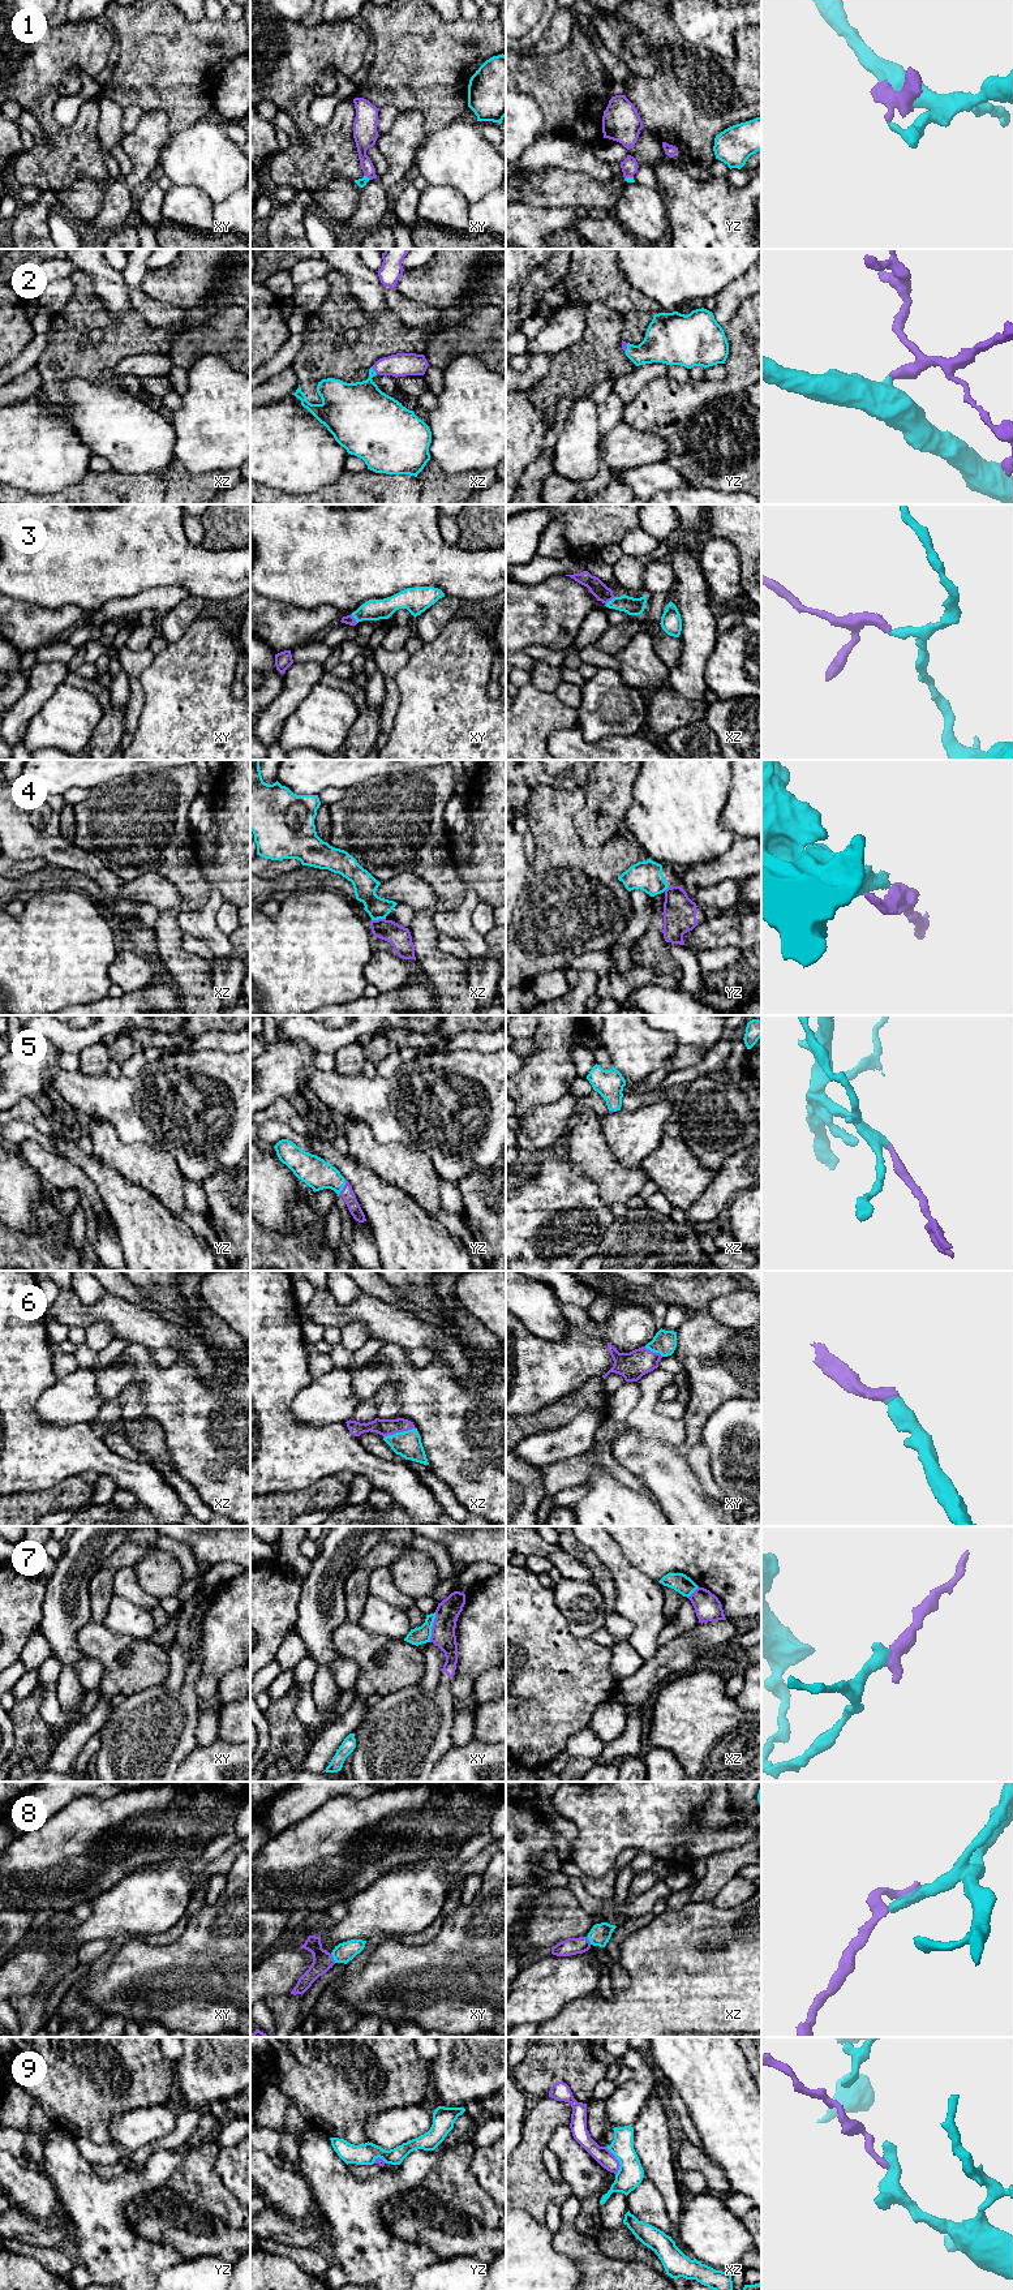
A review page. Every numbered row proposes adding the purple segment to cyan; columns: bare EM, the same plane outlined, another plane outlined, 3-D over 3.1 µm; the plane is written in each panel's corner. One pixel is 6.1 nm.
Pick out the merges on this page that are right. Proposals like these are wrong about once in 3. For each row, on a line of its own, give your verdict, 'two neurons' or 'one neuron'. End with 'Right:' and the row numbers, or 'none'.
1: two neurons
2: one neuron
3: one neuron
4: two neurons
5: one neuron
6: one neuron
7: two neurons
8: two neurons
9: one neuron
Right: 2, 3, 5, 6, 9

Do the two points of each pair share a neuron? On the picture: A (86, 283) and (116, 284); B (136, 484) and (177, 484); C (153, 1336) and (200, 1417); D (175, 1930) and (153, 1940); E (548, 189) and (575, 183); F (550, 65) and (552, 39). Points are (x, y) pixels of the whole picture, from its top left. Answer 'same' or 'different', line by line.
A: different
B: different
C: different
D: same
E: same
F: different

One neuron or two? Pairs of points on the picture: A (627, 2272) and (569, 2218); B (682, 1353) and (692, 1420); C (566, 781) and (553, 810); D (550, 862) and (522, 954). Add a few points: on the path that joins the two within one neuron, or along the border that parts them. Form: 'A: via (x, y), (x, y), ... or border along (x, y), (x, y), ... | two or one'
A: border along (562, 2222), (572, 2224) | two
B: via (698, 1370), (698, 1403) | one
C: border along (532, 786), (554, 786), (572, 790) | two
D: via (550, 885), (548, 927), (544, 931) | one

